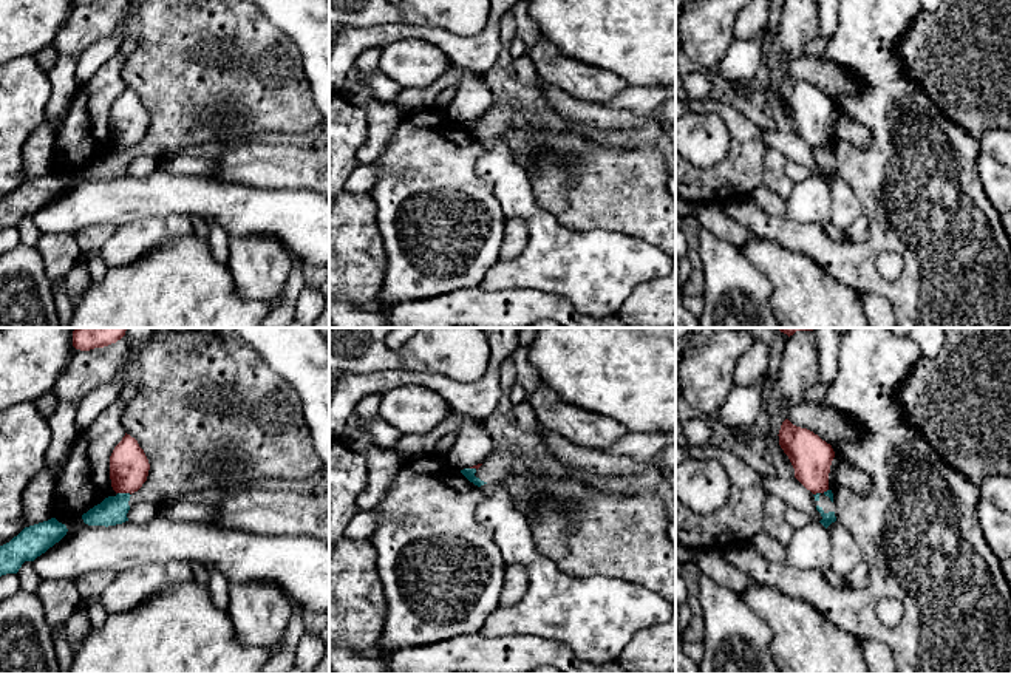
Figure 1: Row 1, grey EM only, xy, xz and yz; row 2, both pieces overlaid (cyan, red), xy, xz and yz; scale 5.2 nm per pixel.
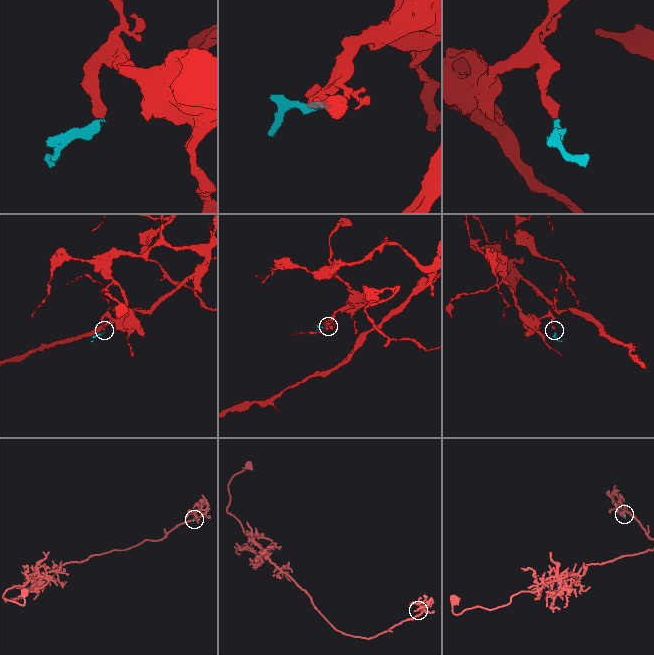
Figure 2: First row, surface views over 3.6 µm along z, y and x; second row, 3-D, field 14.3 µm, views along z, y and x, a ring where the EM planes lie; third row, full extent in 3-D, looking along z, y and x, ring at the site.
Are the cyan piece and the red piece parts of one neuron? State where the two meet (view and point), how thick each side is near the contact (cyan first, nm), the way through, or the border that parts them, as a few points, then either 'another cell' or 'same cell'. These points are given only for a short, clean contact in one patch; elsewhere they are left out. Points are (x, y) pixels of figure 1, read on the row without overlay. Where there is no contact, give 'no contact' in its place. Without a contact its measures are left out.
contact xy (124, 147); calibres 150 and 200 nm; border xy (118, 146), (130, 149); another cell

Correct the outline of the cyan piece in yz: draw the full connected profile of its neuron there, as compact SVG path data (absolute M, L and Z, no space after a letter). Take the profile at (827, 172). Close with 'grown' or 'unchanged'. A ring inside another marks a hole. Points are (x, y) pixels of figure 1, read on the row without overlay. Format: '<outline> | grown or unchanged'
M827 144L824 147L816 147L815 158L816 164L821 167L822 173L819 175L825 182L836 175L833 147Z | grown

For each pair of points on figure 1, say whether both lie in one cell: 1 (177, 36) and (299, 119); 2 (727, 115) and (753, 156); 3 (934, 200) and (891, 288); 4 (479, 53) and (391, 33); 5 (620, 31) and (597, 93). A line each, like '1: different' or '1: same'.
1: same
2: same
3: same
4: same
5: different

